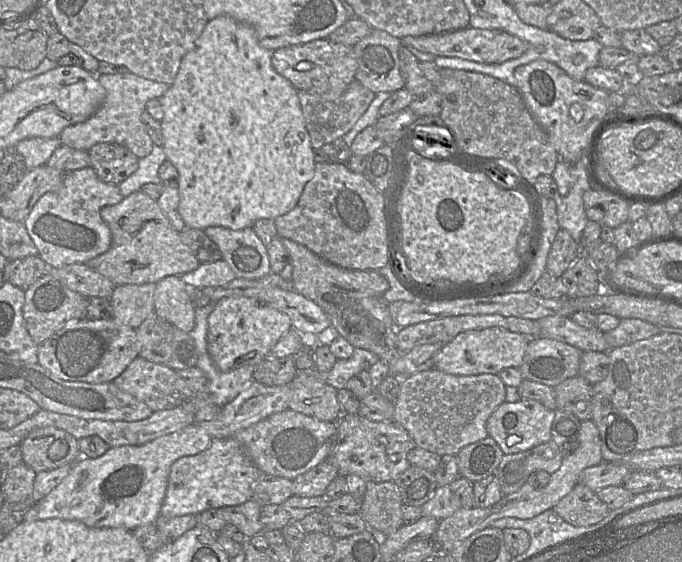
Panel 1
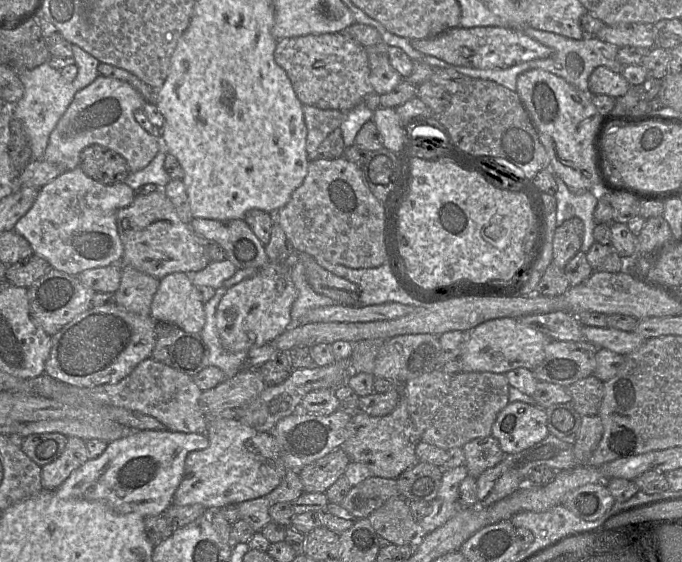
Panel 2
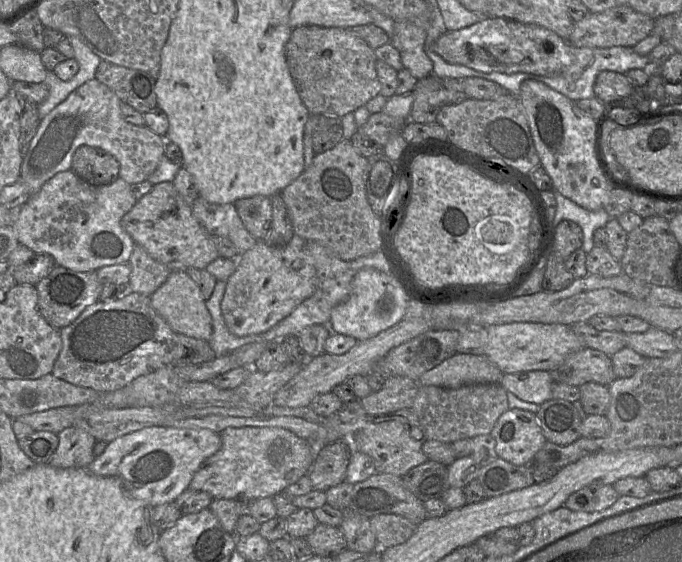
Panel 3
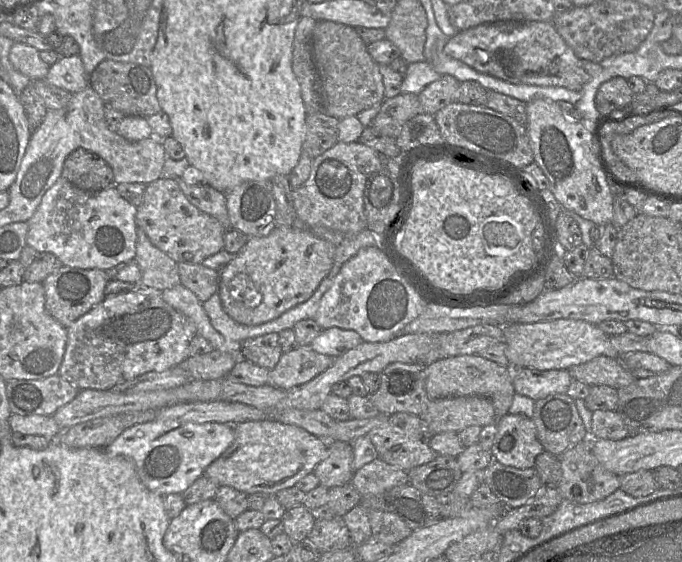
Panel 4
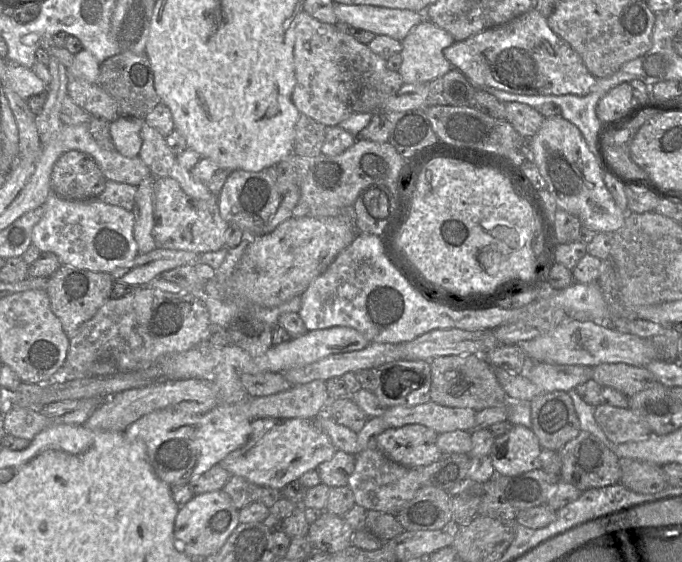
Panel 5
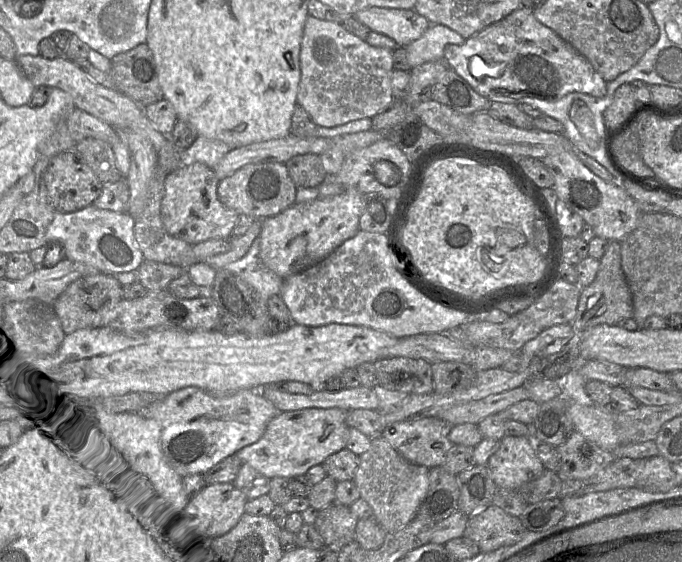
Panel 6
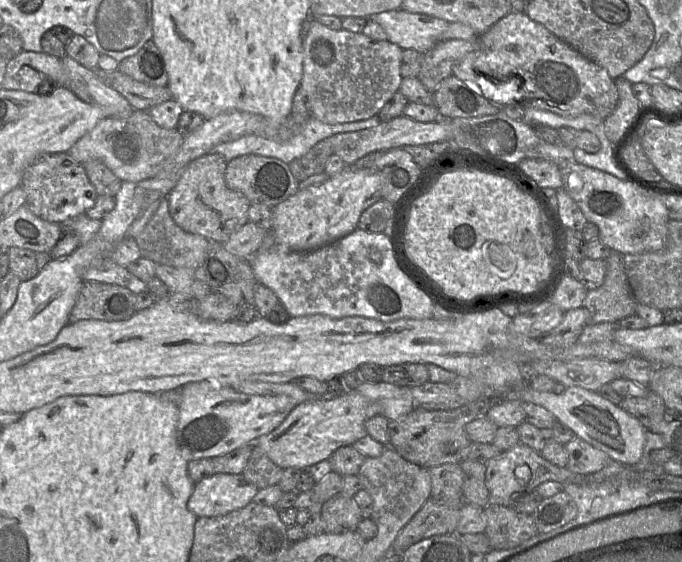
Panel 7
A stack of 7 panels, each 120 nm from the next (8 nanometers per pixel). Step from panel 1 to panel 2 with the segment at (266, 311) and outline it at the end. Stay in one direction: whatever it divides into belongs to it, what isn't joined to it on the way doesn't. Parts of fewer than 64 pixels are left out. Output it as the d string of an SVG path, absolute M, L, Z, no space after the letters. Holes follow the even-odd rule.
M269 262L259 268L253 277L227 289L215 314L219 339L226 351L247 352L271 343L288 330L291 308L297 297L297 290L288 269L286 264L276 265Z

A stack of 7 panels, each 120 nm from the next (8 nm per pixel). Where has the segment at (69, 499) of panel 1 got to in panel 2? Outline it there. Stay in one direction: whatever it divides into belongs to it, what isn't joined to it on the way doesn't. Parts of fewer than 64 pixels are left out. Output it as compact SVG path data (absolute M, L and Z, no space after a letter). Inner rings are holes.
M141 430L109 443L104 453L88 460L56 489L61 499L101 501L118 514L138 513L143 517L163 514L184 477L186 456L209 446L206 434Z

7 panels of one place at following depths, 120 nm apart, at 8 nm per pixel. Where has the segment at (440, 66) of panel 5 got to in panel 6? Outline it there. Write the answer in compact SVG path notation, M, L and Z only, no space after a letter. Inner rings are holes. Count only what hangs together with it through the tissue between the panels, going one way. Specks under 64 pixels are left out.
M433 24L419 39L405 47L409 66L413 69L427 62L444 60L444 50L448 45L461 45L465 41L465 38L449 27L441 24Z

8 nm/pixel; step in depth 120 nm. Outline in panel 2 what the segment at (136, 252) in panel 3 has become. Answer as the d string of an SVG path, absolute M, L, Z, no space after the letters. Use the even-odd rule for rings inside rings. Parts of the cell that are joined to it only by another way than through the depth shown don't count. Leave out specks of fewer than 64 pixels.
M123 265L120 286L115 292L116 304L129 312L150 316L151 303L159 284L159 279Z

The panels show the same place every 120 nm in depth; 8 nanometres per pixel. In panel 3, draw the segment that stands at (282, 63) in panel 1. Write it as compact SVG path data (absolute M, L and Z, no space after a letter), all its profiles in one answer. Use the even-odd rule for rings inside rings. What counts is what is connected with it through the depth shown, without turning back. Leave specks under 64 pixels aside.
M301 26L294 28L285 57L299 96L310 114L341 118L380 92L374 50L351 29Z

